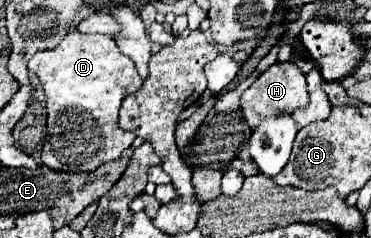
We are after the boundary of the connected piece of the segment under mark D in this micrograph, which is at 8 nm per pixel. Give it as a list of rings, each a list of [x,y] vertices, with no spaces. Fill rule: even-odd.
[[[70,32],[56,48],[36,52],[30,62],[28,70],[34,72],[44,88],[46,94],[46,108],[48,108],[48,124],[46,124],[46,140],[42,146],[42,164],[52,170],[74,170],[74,172],[90,172],[96,170],[100,164],[118,158],[136,138],[132,132],[124,132],[118,128],[118,110],[126,92],[136,92],[142,84],[134,62],[124,56],[108,34],[82,34]]]

